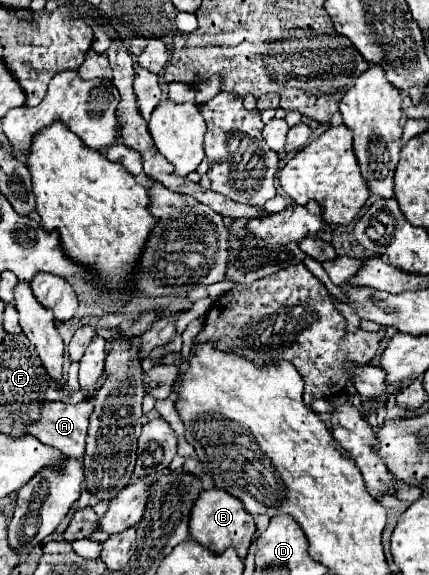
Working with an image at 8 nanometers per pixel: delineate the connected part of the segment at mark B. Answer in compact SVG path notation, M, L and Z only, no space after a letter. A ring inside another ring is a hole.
M208 489L198 495L198 499L190 511L188 529L190 529L190 537L194 541L198 541L202 547L206 547L208 551L222 553L228 547L232 547L232 549L236 549L238 557L244 559L248 553L248 547L252 543L256 525L254 525L252 515L244 511L244 505L236 497L232 497L220 489Z

